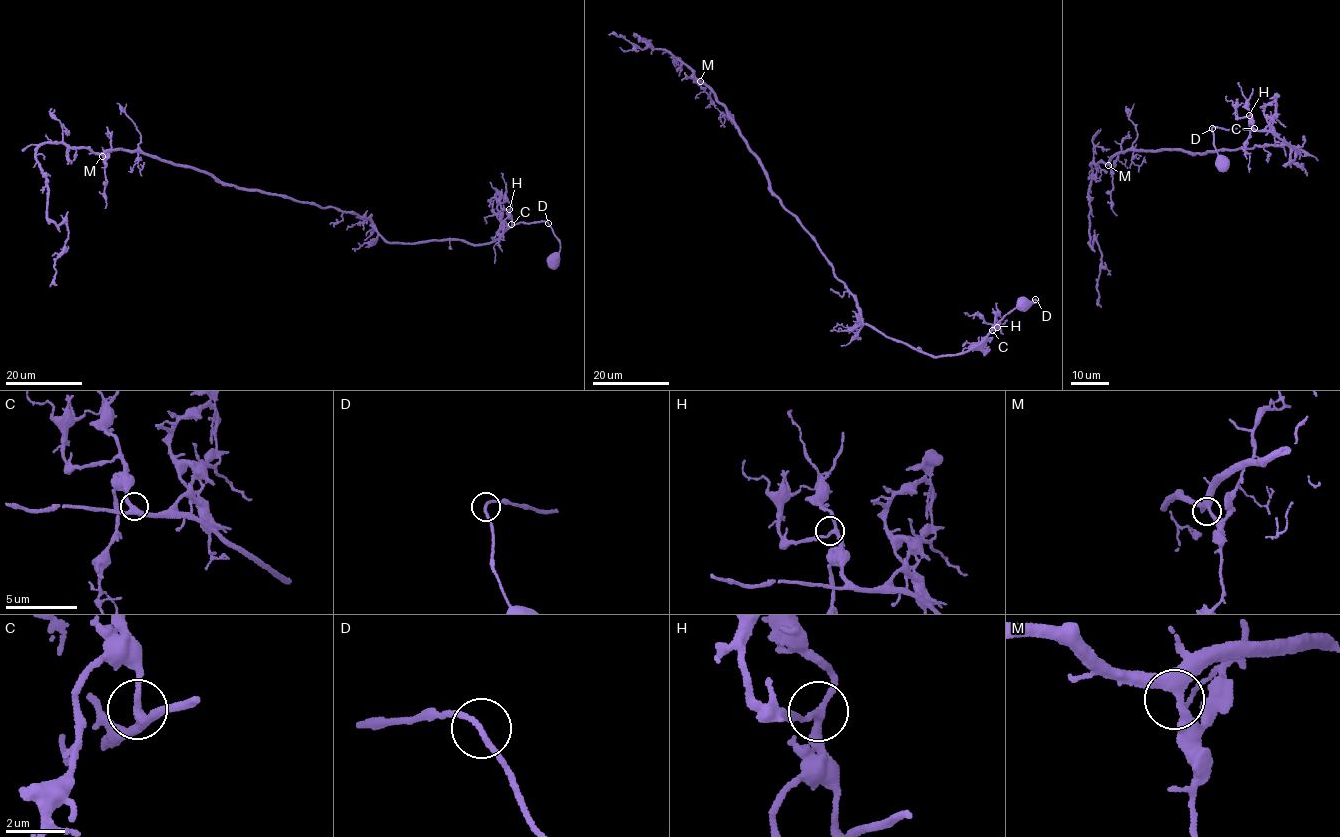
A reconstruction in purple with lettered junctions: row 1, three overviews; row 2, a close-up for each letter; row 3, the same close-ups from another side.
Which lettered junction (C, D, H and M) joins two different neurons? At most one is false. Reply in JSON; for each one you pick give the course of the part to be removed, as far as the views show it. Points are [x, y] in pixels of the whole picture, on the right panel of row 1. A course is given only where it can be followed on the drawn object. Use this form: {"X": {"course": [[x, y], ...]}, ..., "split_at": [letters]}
{"split_at": []}

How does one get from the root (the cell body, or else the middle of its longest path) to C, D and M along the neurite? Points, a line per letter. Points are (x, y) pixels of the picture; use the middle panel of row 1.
C: (1023, 304), (1025, 301), (1038, 302), (1035, 299), (1014, 307), (992, 330)
D: (1023, 304), (1025, 301), (1038, 302), (1036, 299)
M: (1023, 304), (1038, 302), (1014, 307), (979, 344), (943, 356), (863, 325), (857, 298), (700, 81)

